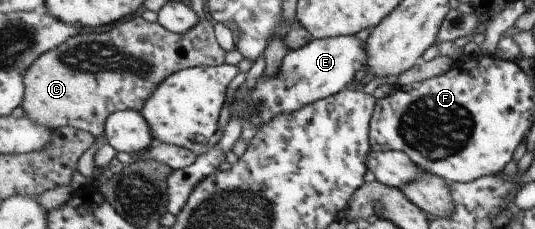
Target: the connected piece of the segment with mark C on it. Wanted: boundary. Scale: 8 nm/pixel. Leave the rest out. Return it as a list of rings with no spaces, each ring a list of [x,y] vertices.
[[[134,17],[127,22],[101,28],[97,32],[72,36],[53,52],[45,52],[25,71],[26,91],[21,108],[33,122],[48,126],[53,131],[61,127],[75,127],[93,133],[96,137],[103,136],[109,115],[117,111],[141,111],[169,76],[183,69],[216,67],[225,62],[226,51],[215,38],[213,23],[213,20],[203,20],[187,32],[174,33],[158,21],[152,23],[145,18]]]

